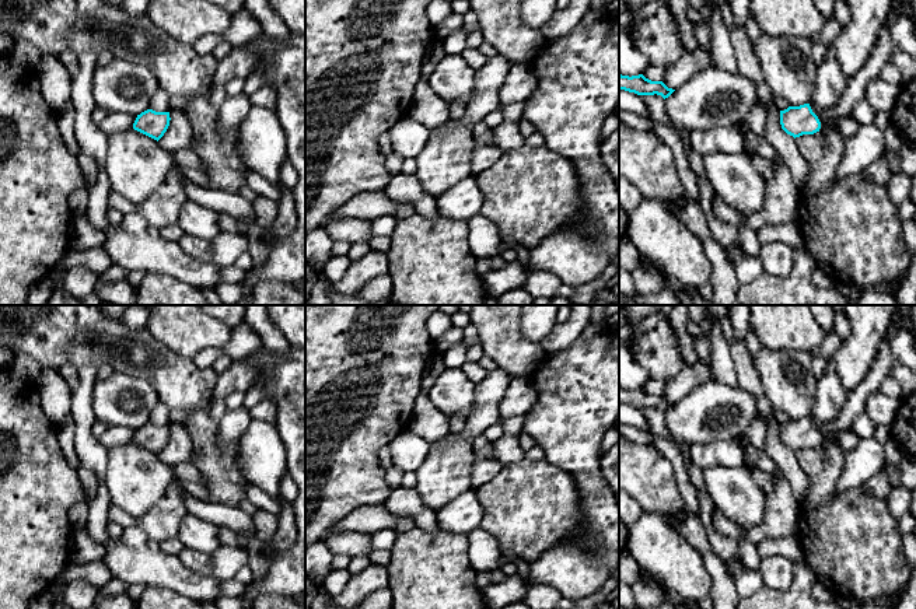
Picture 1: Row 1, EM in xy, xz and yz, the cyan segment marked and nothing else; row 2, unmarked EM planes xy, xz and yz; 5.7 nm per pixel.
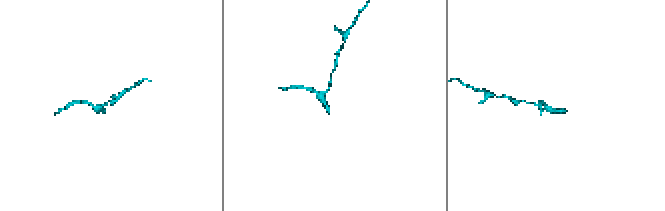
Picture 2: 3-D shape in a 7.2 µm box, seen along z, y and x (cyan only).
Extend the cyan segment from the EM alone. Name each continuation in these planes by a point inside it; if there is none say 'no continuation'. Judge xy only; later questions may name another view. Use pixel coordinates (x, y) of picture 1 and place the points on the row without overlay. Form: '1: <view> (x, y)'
no continuation

